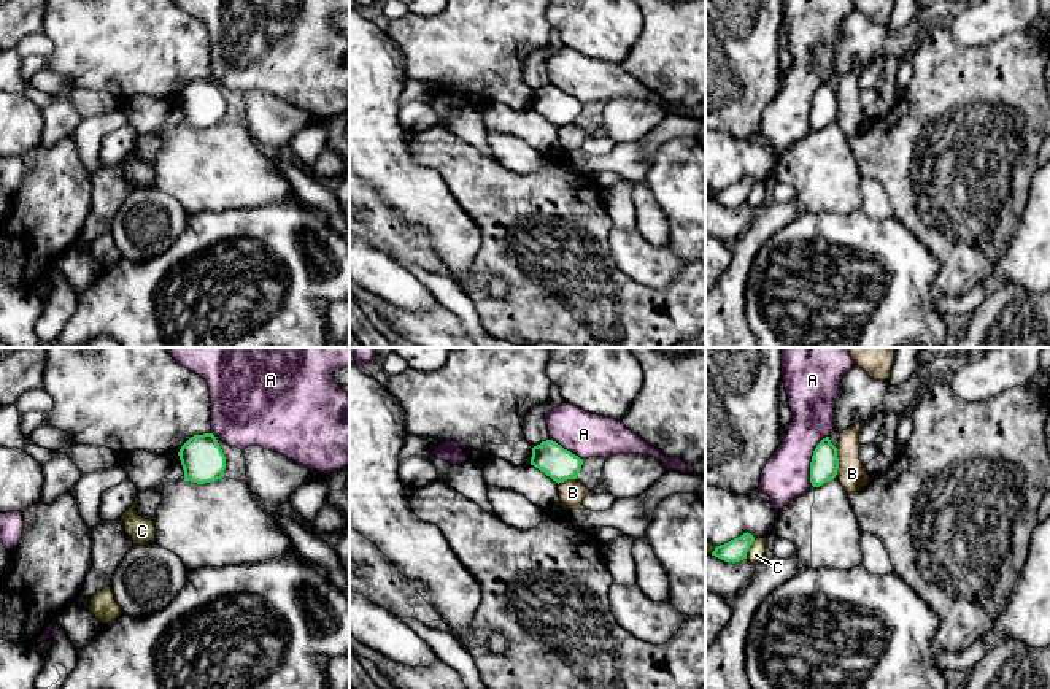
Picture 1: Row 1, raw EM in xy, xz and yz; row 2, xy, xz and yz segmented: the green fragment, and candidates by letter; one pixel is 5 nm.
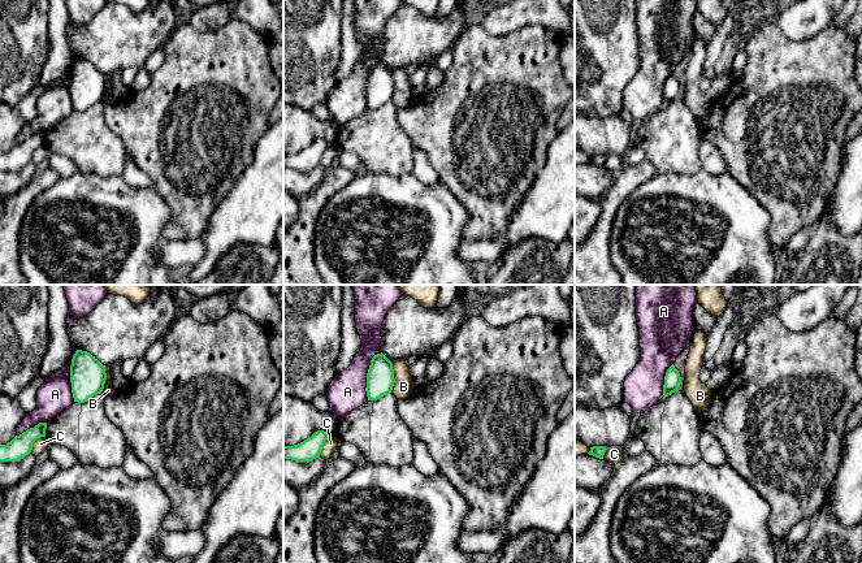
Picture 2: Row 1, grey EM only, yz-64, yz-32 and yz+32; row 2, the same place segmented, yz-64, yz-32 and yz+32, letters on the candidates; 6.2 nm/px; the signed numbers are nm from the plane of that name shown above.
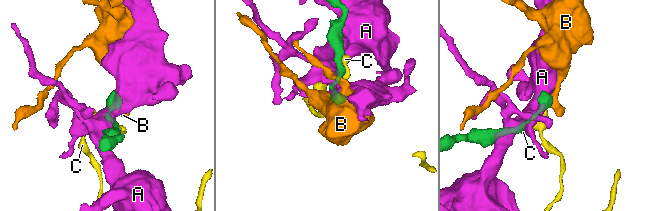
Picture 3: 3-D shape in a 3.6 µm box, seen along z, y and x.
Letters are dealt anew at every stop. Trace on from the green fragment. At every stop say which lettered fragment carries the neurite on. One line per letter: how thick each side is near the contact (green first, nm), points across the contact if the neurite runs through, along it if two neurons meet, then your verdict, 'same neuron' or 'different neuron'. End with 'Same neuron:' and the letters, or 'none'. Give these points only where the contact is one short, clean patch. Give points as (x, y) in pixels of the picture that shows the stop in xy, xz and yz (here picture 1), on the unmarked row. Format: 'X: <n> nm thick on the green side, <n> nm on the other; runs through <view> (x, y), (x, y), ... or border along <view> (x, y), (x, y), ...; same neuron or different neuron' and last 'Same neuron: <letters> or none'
A: 140 nm thick on the green side, 240 nm on the other; different neuron
B: 140 nm thick on the green side, 150 nm on the other; border along yz (834, 91), (837, 102), (836, 121); different neuron
C: 120 nm thick on the green side, 90 nm on the other; different neuron
Same neuron: none

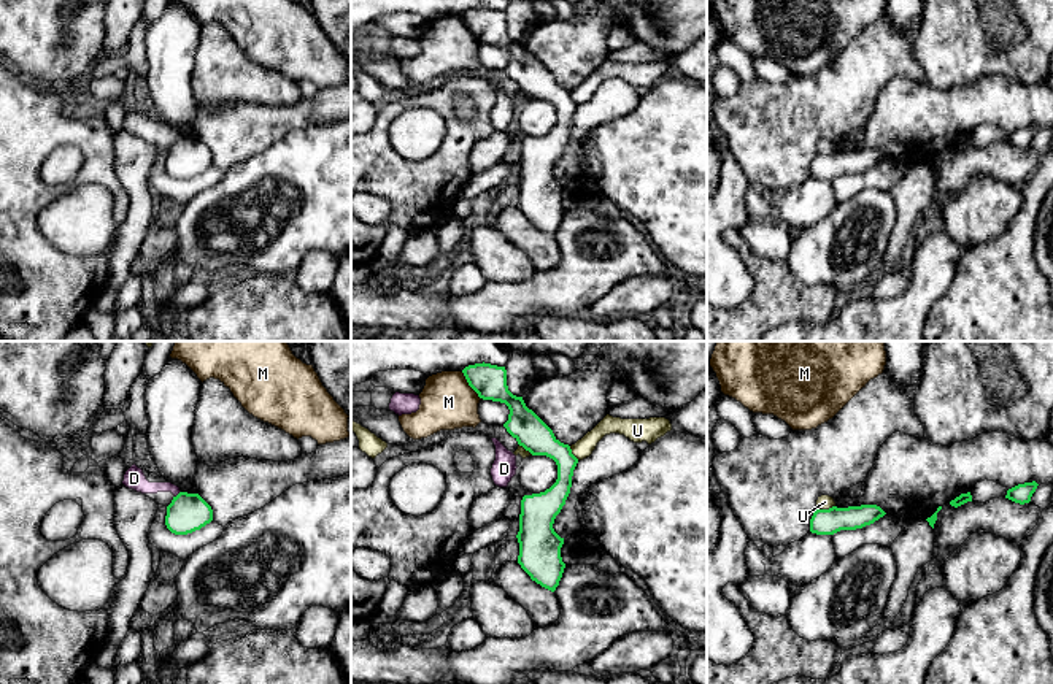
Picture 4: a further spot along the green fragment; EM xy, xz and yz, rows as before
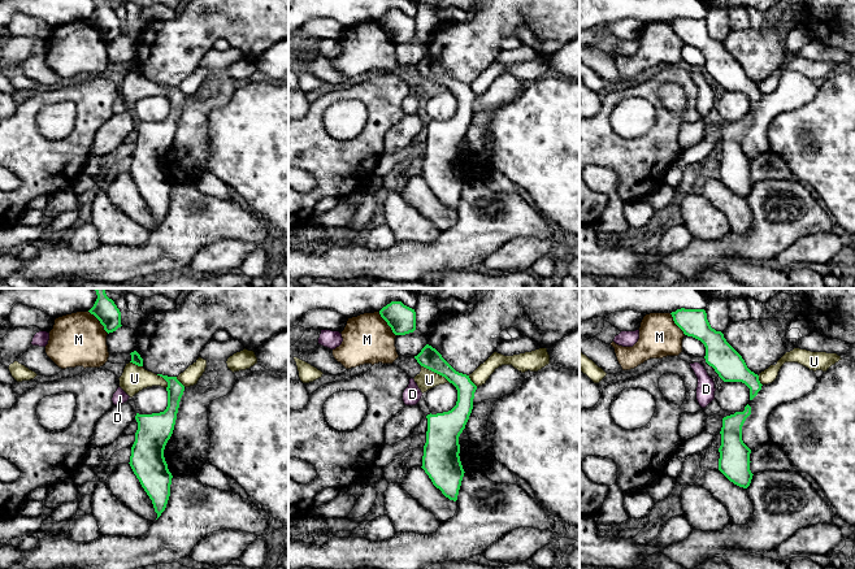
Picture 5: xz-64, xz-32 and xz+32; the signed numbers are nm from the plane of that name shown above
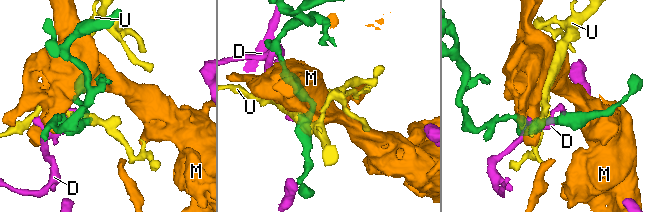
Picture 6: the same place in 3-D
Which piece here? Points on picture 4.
D: 200 nm thick on the green side, 110 nm on the other; different neuron
M: 180 nm thick on the green side, 280 nm on the other; border along xz (461, 16), (480, 43); different neuron
U: 130 nm thick on the green side, 80 nm on the other; border along yz (834, 149), (818, 154); different neuron
Same neuron: none

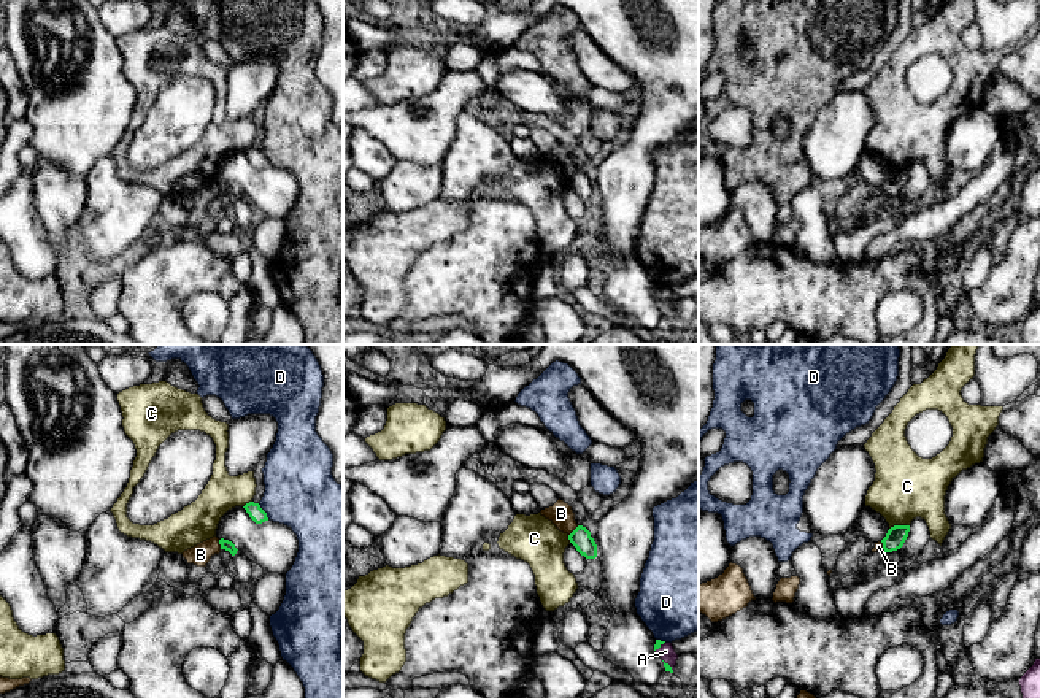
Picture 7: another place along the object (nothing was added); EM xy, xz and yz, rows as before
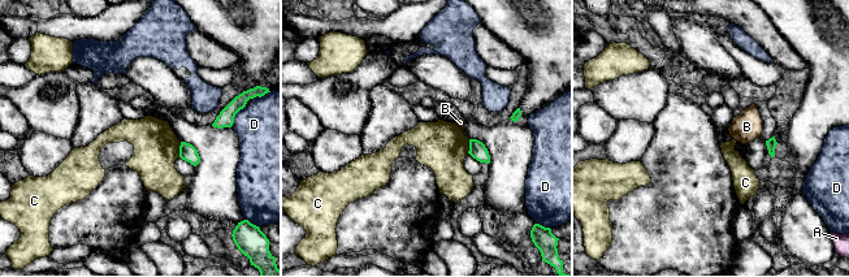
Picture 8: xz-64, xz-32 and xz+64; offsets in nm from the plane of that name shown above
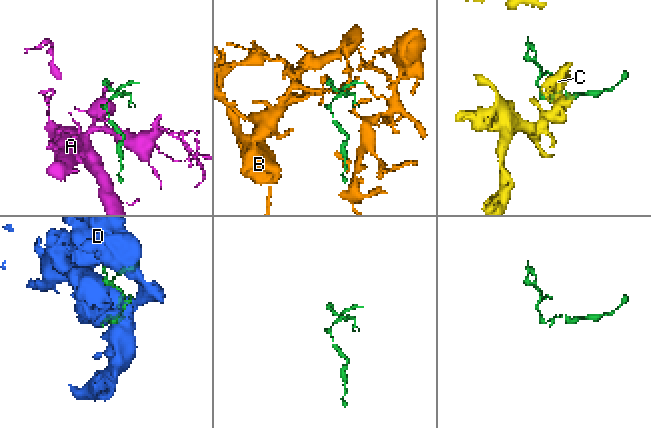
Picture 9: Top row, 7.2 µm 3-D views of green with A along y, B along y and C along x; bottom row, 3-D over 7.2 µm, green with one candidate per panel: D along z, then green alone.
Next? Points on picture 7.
A: 30 nm thick on the green side, 80 nm on the other; different neuron
B: 100 nm thick on the green side, 120 nm on the other; border along xz (578, 170), (569, 180); different neuron
C: 100 nm thick on the green side, 320 nm on the other; border along yz (909, 169), (894, 169), (889, 173); different neuron
D: 80 nm thick on the green side, 360 nm on the other; different neuron
Same neuron: none

